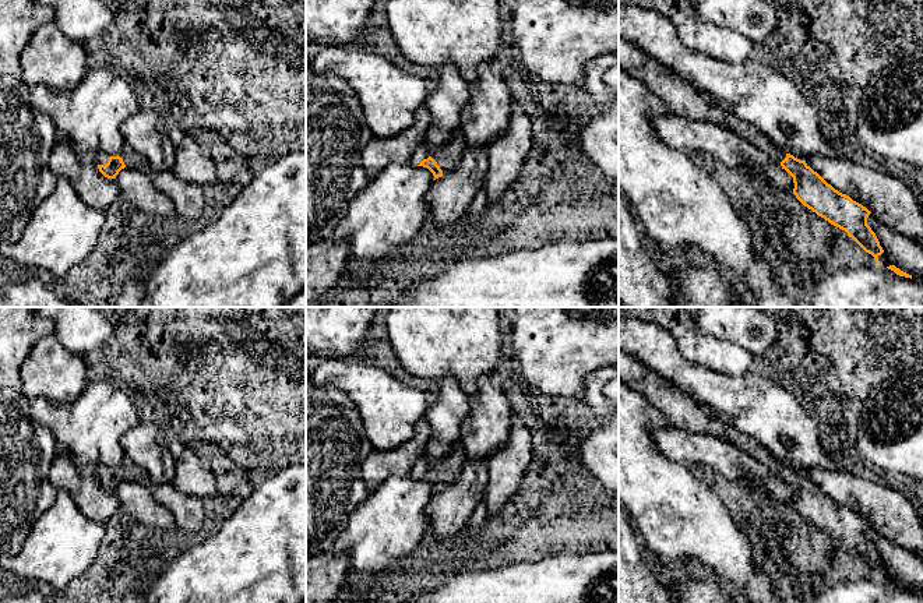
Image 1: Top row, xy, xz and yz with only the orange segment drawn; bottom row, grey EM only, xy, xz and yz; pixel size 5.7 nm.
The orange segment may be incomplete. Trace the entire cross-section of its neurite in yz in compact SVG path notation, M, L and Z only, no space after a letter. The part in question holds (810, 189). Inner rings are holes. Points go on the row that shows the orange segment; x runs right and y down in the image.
M619 38L619 67L641 81L676 114L722 124L761 149L769 159L778 162L793 177L796 198L831 225L845 230L880 264L878 257L884 250L867 225L871 212L849 195L835 190L806 161L776 148L767 134L754 124L741 120L722 106L714 105L690 82L621 38Z

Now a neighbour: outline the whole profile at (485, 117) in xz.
M482 63L461 114L465 145L489 148L494 144L508 127L511 100L508 82L496 74L493 63Z

